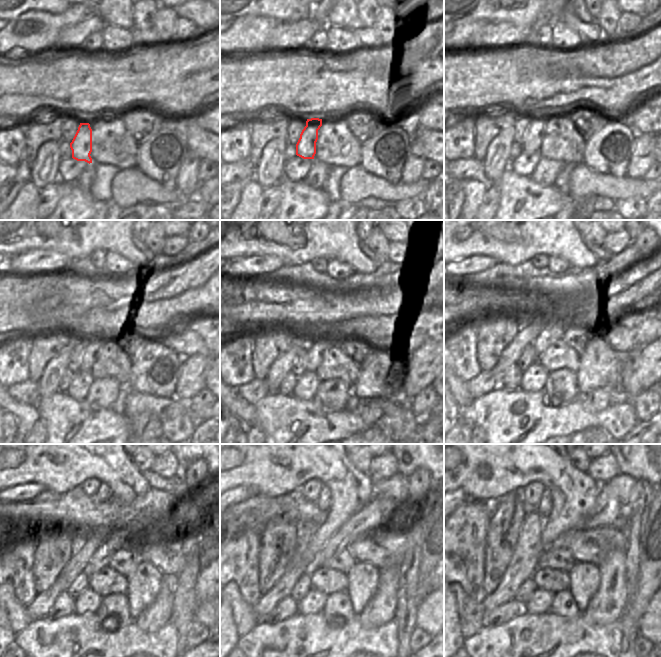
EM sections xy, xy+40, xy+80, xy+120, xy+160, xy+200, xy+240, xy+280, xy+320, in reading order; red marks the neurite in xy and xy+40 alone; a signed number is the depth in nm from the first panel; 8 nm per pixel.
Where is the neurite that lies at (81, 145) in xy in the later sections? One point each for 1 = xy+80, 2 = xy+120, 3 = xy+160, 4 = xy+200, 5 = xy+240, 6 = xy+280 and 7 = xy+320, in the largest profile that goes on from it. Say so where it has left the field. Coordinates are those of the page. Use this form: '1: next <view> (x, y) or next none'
1: next xy+80 (533, 137)
2: next xy+120 (90, 354)
3: next xy+160 (327, 333)
4: next xy+200 (566, 314)
5: next xy+240 (117, 538)
6: next xy+280 (381, 511)
7: next xy+320 (608, 511)

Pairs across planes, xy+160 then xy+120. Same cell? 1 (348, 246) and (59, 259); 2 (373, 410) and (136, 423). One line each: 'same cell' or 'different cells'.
1: different cells
2: same cell

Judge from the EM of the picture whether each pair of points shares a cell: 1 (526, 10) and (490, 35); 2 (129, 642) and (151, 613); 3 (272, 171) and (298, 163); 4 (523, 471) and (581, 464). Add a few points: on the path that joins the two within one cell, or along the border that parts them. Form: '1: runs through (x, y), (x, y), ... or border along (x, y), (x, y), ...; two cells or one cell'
1: border along (488, 22), (531, 27); two cells
2: border along (133, 621), (145, 632), (155, 632), (162, 627); two cells
3: border along (286, 161), (283, 176); two cells
4: border along (567, 454), (570, 461), (577, 468), (585, 472); two cells

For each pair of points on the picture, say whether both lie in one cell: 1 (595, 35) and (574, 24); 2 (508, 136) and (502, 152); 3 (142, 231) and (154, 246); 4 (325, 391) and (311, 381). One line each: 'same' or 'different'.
1: same
2: same
3: different
4: different

